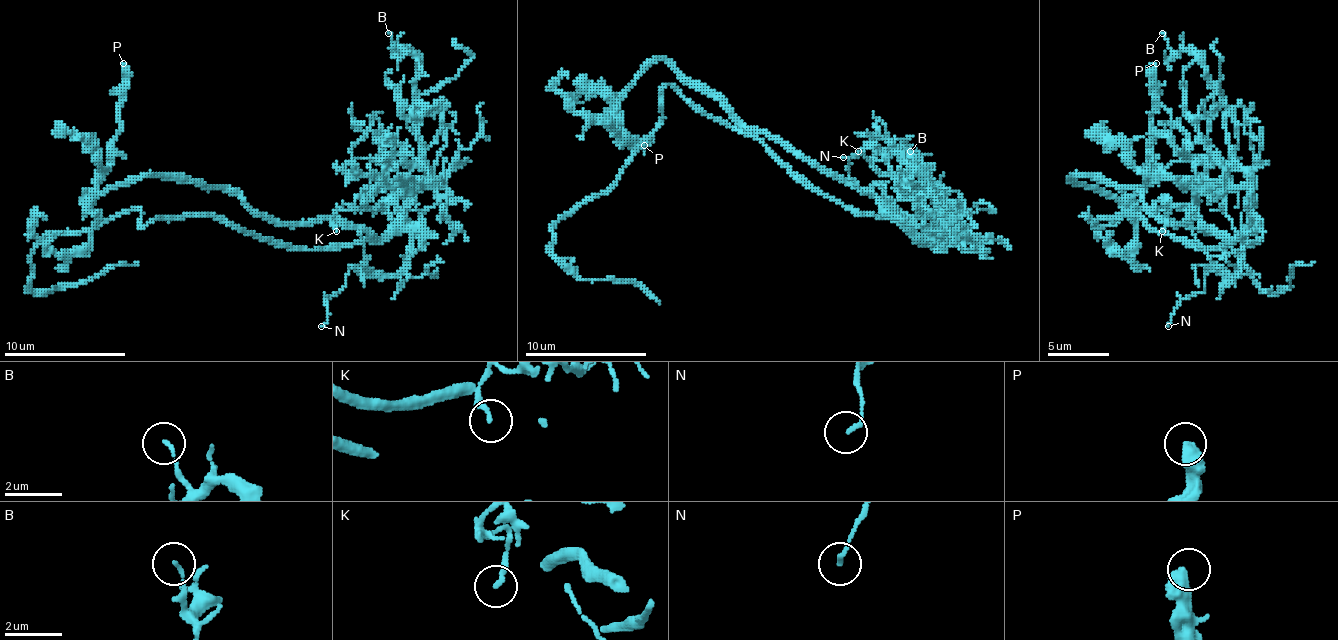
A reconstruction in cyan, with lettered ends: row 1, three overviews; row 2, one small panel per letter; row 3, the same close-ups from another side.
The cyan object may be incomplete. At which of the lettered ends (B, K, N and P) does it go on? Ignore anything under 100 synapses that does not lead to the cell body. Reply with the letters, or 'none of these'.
none of these

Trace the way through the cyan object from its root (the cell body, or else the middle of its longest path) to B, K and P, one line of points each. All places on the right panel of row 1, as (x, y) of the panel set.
B: (1208, 250), (1232, 241), (1250, 219), (1250, 176), (1229, 143), (1223, 91), (1192, 54), (1174, 51), (1162, 33)
K: (1208, 250), (1250, 219), (1250, 183), (1201, 186), (1189, 207), (1162, 198), (1162, 231)
P: (1208, 250), (1226, 241), (1201, 219), (1165, 222), (1134, 189), (1070, 176), (1119, 198), (1150, 176), (1156, 63)

